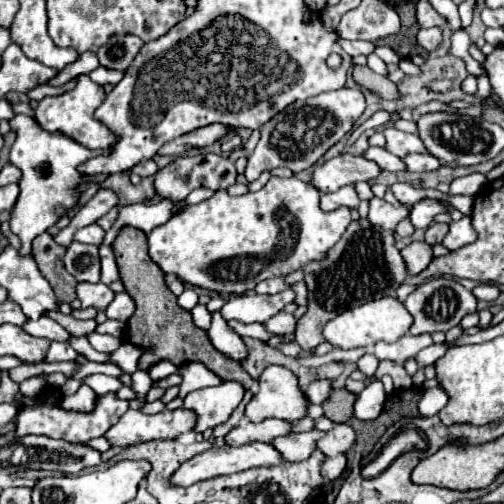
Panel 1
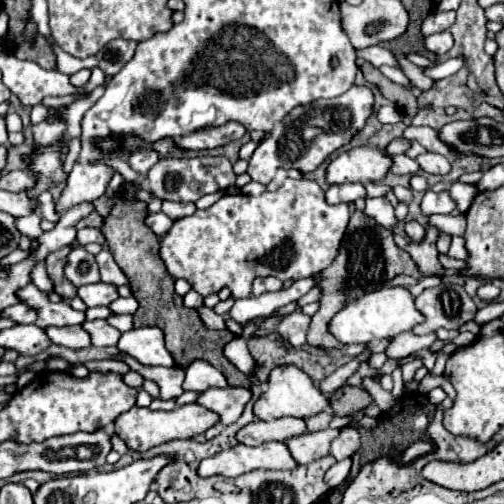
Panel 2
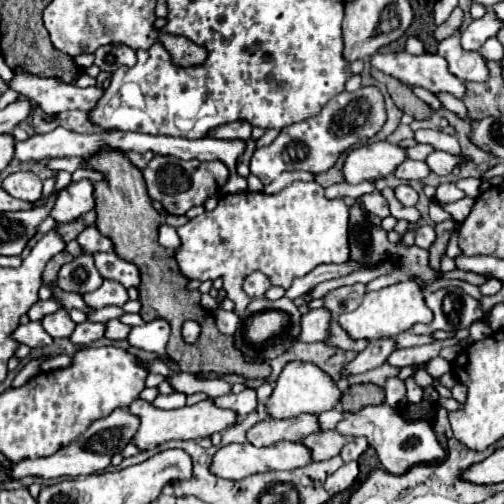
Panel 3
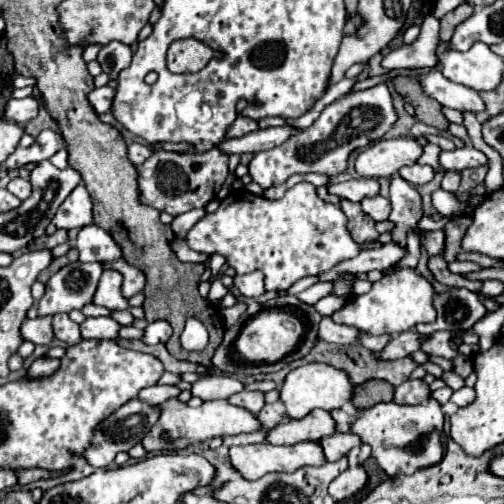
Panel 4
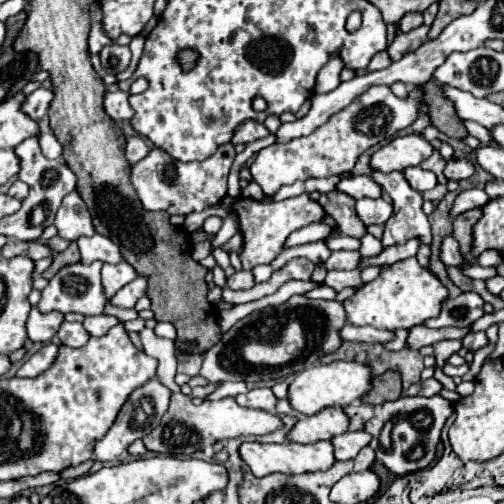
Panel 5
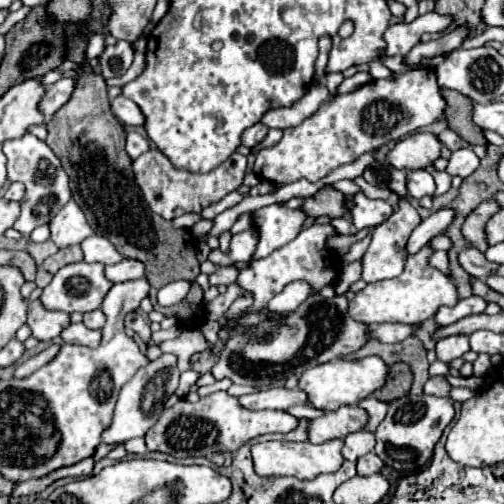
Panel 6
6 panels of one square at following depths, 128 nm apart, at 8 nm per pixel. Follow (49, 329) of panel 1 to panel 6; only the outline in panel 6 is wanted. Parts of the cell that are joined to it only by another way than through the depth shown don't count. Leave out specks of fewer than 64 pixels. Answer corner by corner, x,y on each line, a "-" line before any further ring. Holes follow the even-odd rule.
96,310
96,312
86,312
84,314
84,324
92,330
102,330
104,324
106,324
106,316
102,310

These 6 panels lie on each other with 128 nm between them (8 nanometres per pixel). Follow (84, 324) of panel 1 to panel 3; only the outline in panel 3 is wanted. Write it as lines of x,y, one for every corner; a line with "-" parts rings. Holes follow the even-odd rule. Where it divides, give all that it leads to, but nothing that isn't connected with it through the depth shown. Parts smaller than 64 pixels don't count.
110,320
106,324
106,338
110,338
110,340
124,340
128,336
128,332
130,332
130,326
122,324
120,320

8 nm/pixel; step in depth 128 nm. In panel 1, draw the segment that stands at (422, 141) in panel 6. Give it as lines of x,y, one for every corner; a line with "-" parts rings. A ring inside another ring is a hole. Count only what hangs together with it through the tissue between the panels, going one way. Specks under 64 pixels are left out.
340,154
314,170
312,186
320,192
336,192
346,184
356,184
360,180
374,180
380,176
380,166
372,160
364,160
364,156

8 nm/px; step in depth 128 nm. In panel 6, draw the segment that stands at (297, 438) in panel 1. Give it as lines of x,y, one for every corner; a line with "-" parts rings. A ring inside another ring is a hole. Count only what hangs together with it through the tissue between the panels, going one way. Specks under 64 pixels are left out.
360,430
360,432
354,432
354,434
348,434
344,438
344,448
342,448
342,454
346,460
358,460
360,456
372,452
376,446
376,436
372,432
366,432
366,430

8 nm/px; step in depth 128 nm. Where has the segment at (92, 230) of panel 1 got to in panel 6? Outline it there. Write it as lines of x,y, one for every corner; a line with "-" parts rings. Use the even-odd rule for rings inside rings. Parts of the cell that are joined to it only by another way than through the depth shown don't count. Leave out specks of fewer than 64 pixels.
94,234
88,240
84,240
82,250
84,250
84,260
86,262
118,264
120,260
124,260
124,256
114,248
114,244
100,234

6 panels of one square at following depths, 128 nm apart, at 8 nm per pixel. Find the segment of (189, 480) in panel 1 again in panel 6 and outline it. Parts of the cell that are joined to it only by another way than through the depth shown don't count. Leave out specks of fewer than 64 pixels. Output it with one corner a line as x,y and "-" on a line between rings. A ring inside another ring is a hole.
330,440
324,444
312,442
262,442
252,446
254,468
258,476
292,476
298,480
314,480
318,474
338,472
344,456
342,456
344,440

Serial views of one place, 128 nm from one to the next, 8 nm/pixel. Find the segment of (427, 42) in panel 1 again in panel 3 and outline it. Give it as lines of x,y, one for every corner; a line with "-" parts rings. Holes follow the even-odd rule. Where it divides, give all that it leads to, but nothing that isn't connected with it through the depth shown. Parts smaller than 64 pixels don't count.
454,34
438,44
438,54
446,58
448,70
464,82
488,80
488,64
480,52
468,52
460,46
460,34

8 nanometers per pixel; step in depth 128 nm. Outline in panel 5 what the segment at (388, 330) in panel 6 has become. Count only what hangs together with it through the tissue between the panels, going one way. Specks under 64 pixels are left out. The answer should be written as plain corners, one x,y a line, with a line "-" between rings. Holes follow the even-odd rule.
348,324
342,328
342,340
354,340
354,342
370,342
370,344
386,344
394,340
394,332
376,330
372,326
352,326

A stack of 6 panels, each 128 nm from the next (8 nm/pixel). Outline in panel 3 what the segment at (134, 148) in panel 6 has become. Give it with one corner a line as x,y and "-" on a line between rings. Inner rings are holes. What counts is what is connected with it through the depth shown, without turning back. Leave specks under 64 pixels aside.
128,152
126,156
130,158
130,162
132,162
136,168
140,168
140,170
142,170
142,168
152,160
152,156
154,156
154,154
152,154
152,152
144,152
144,154
140,154
140,152

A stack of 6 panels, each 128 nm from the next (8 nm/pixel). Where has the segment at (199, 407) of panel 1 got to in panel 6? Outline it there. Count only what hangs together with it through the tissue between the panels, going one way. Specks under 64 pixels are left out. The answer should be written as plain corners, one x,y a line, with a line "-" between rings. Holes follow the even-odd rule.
272,388
264,392
254,392
248,396
240,396
240,404
248,410
288,410
298,404
308,404
308,394
288,388

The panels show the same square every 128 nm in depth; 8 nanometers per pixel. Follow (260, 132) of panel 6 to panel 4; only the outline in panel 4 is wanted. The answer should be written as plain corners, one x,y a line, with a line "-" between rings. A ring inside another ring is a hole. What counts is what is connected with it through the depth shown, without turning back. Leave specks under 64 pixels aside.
238,116
234,120
234,124
230,126
230,130
226,132
226,138
240,138
240,136
246,136
246,134
256,132
256,130
258,130
256,120
248,120
246,116

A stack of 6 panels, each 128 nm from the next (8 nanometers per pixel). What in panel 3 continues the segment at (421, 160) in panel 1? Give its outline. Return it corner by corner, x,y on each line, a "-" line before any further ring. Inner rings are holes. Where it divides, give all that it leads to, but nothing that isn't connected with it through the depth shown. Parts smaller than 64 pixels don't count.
434,150
428,158
426,158
426,164
430,166
432,172
440,174
440,176
446,176
454,170
454,166
462,166
462,162
468,162
470,158
466,156
454,156
454,154
448,154
448,152
442,152
442,150

